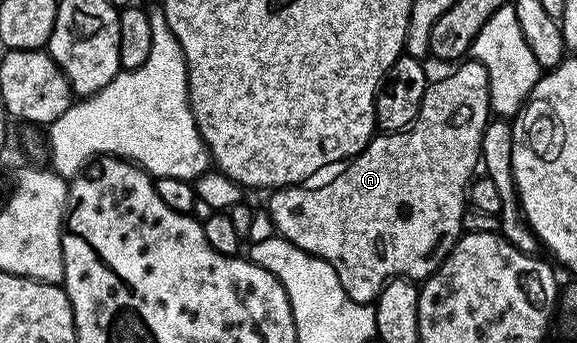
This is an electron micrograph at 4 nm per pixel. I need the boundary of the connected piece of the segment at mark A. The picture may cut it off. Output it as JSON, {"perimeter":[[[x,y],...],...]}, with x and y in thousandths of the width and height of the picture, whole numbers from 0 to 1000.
{"perimeter":[[[804,181],[785,204],[778,222],[769,222],[764,233],[750,230],[742,248],[738,274],[731,286],[731,309],[721,350],[702,373],[697,385],[669,385],[646,394],[645,411],[626,437],[619,455],[594,481],[596,501],[589,501],[577,519],[570,536],[555,536],[549,548],[534,548],[541,542],[508,542],[503,548],[480,548],[470,563],[464,583],[464,630],[471,638],[471,653],[480,679],[501,700],[510,717],[530,729],[541,746],[558,752],[579,776],[579,799],[586,799],[586,822],[614,869],[614,880],[622,886],[645,886],[657,863],[666,831],[676,816],[698,810],[716,822],[733,822],[775,758],[776,743],[783,738],[783,723],[790,703],[797,697],[806,673],[804,656],[804,601],[808,606],[808,574],[813,569],[813,539],[821,525],[818,499],[828,490],[835,458],[832,449],[832,417],[841,367],[849,347],[849,306],[846,300],[846,219],[834,187],[823,181]]]}

